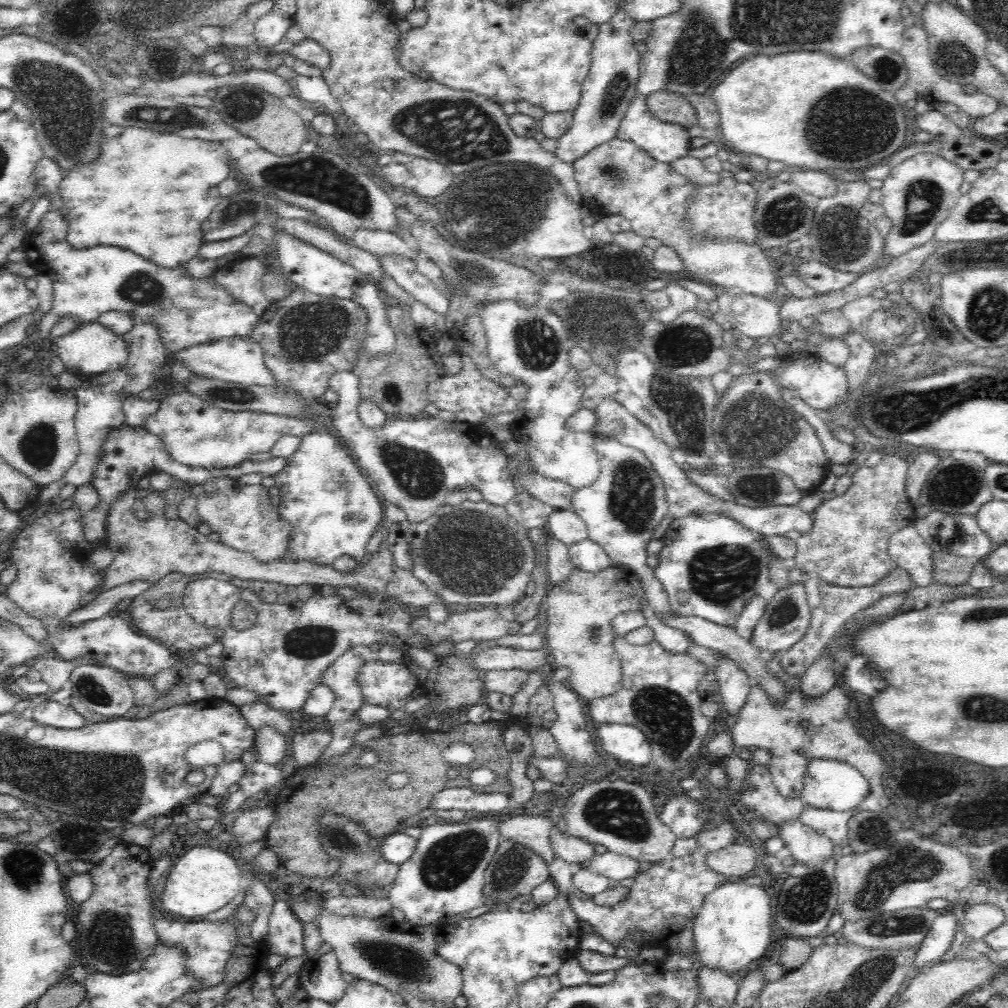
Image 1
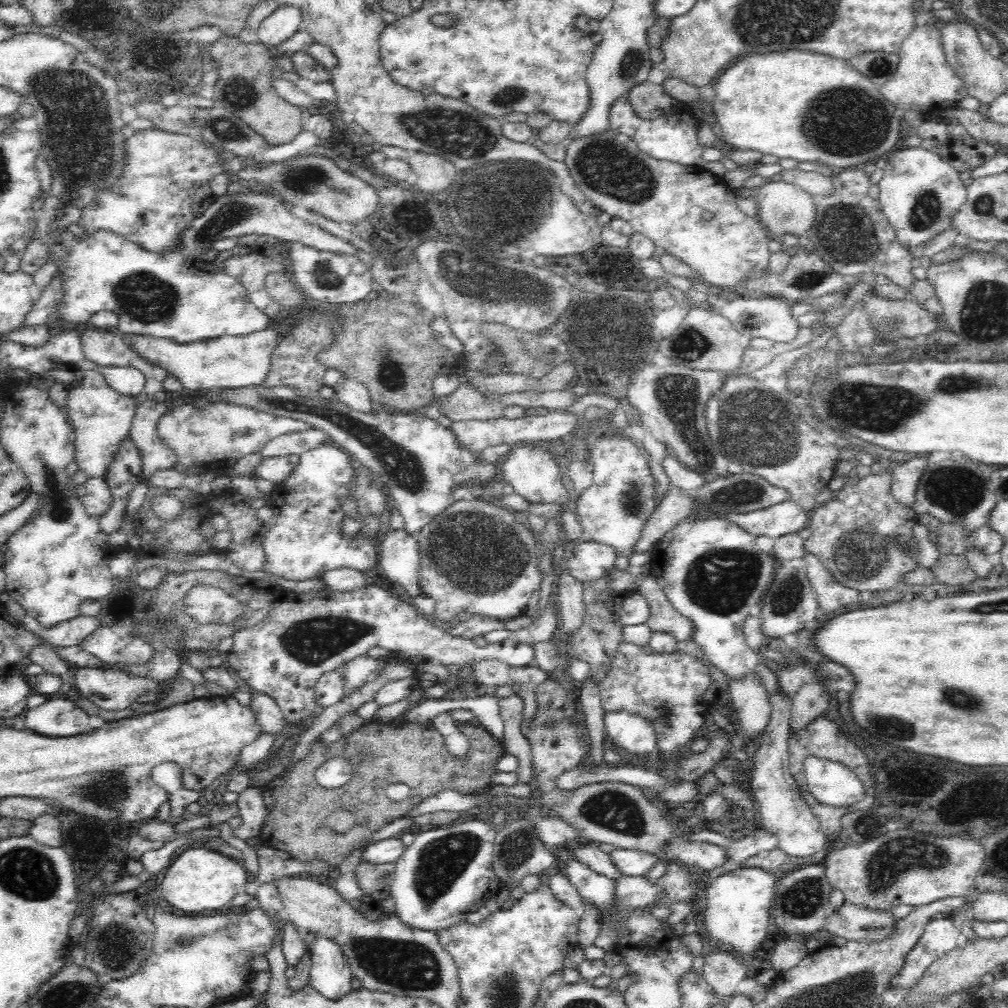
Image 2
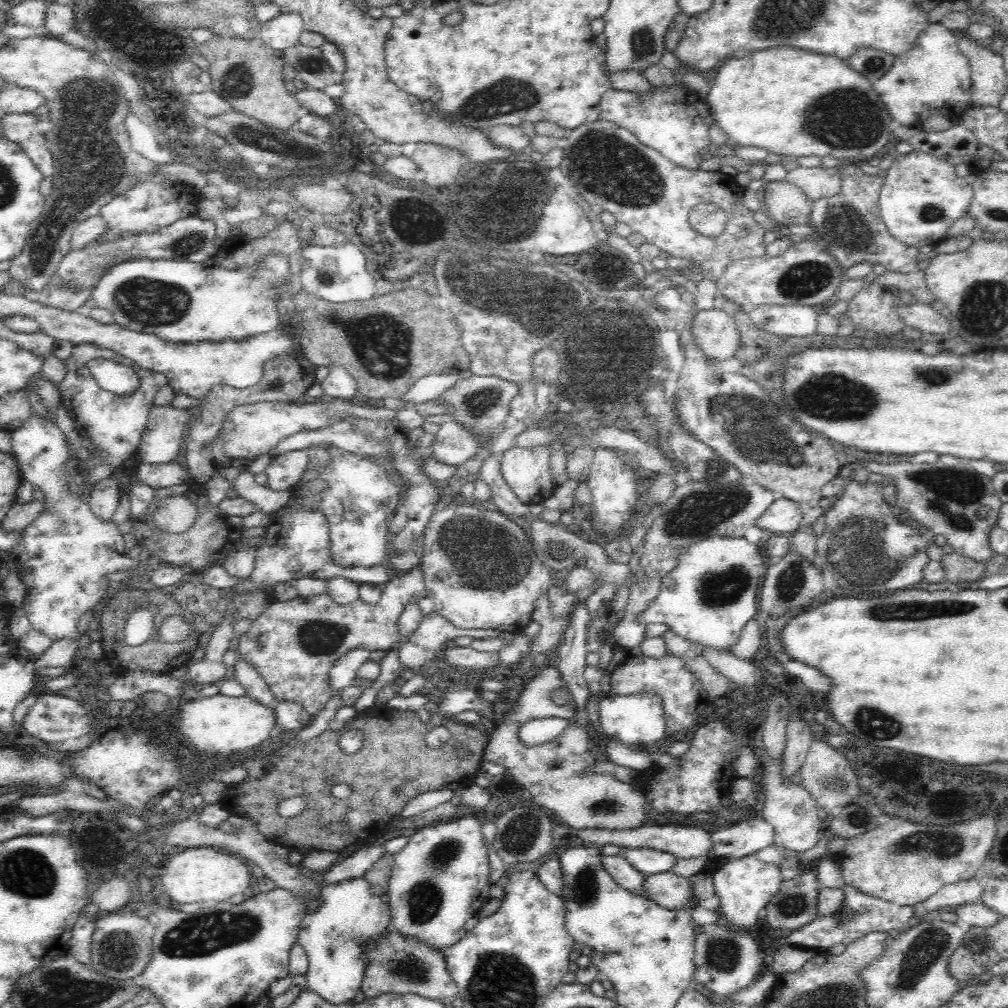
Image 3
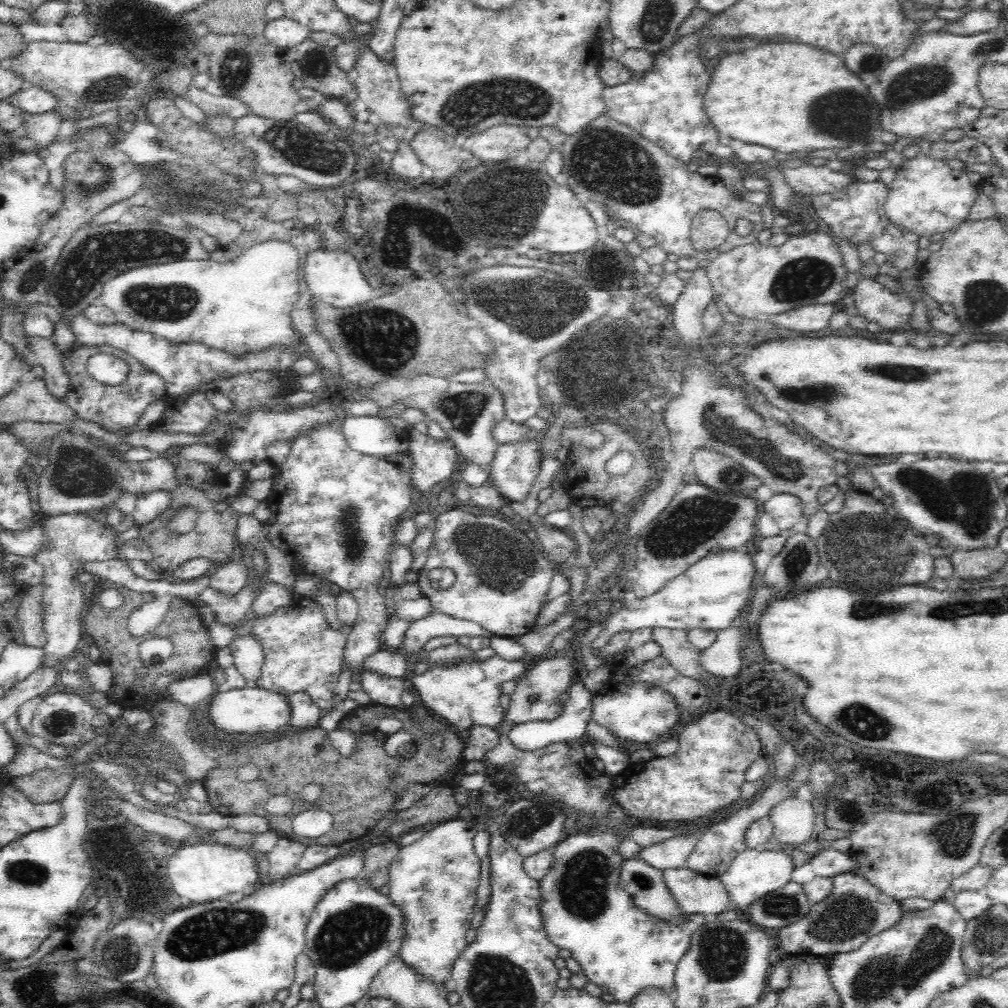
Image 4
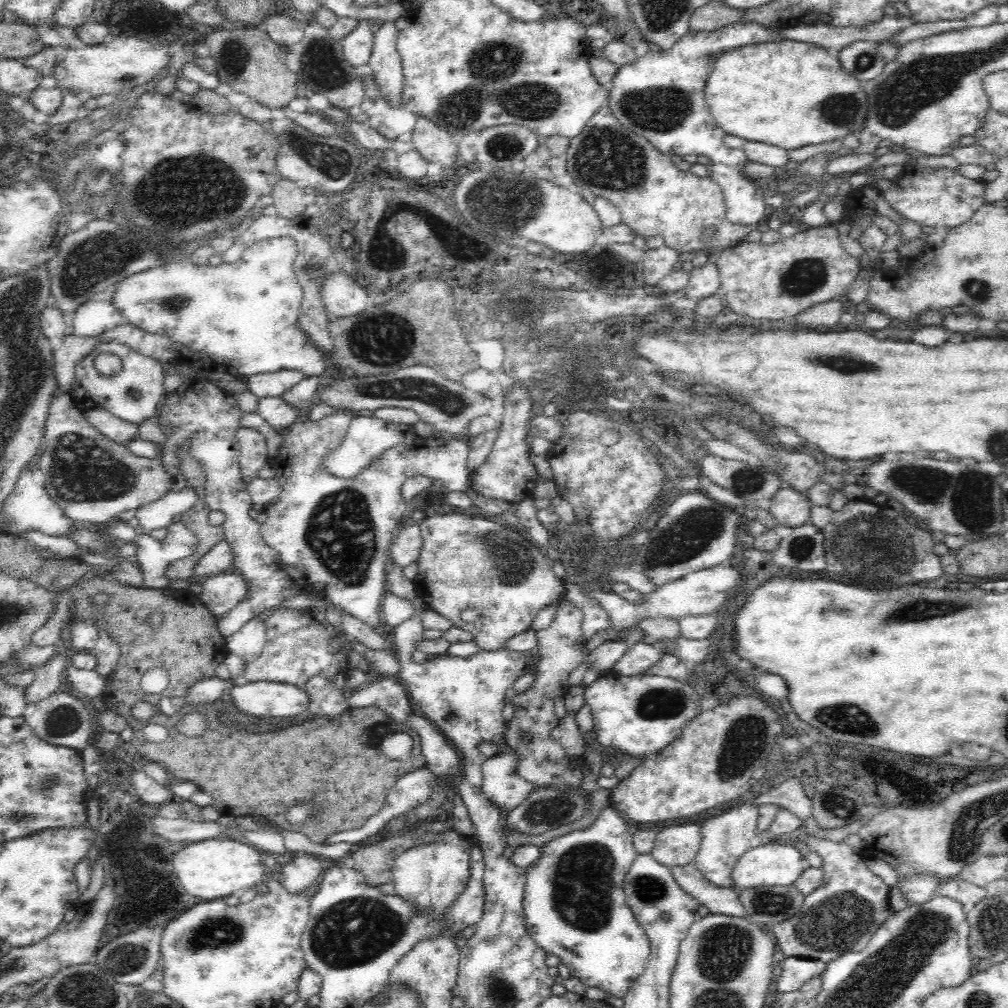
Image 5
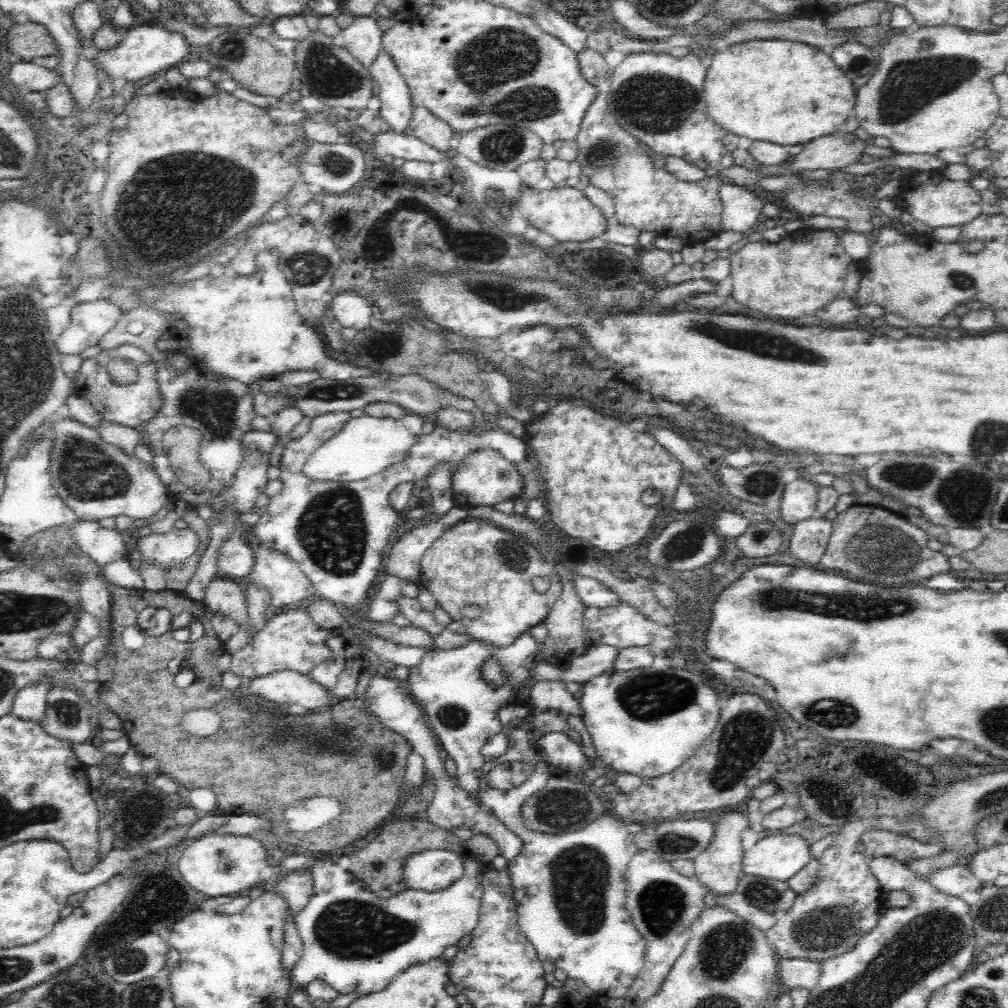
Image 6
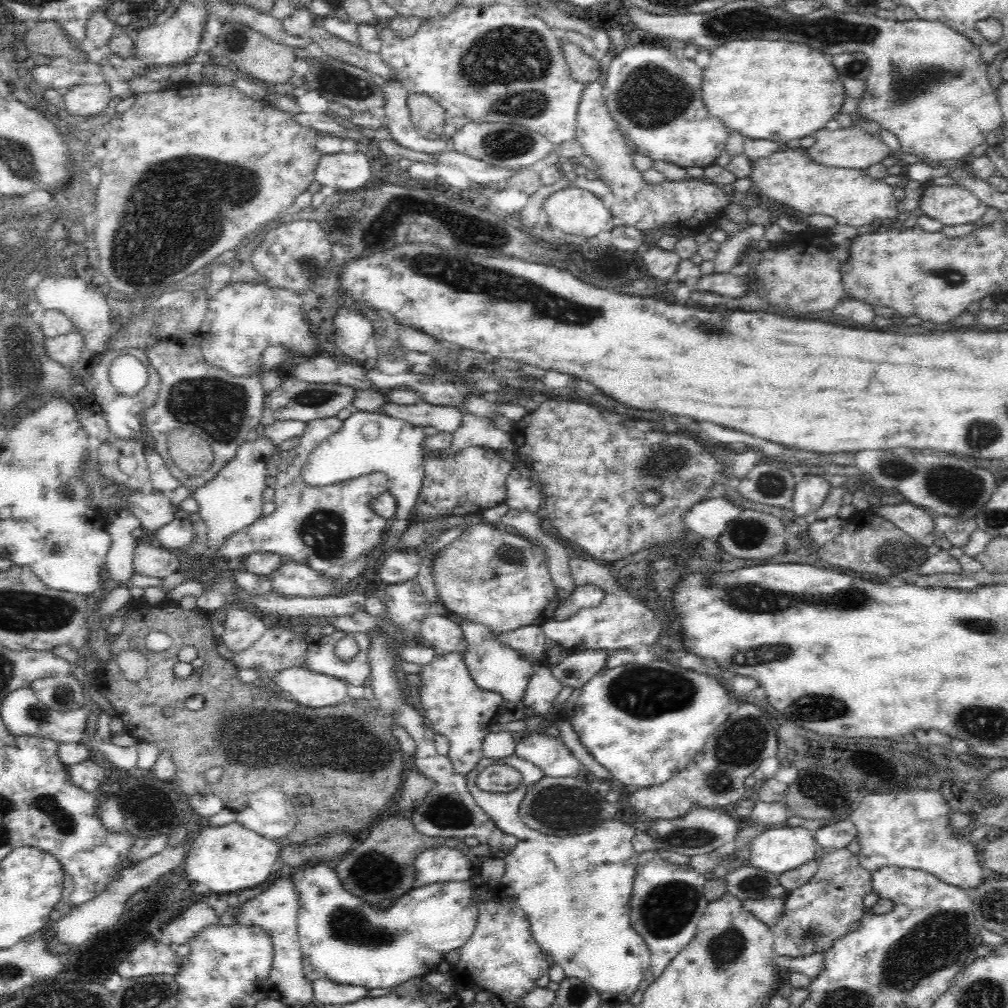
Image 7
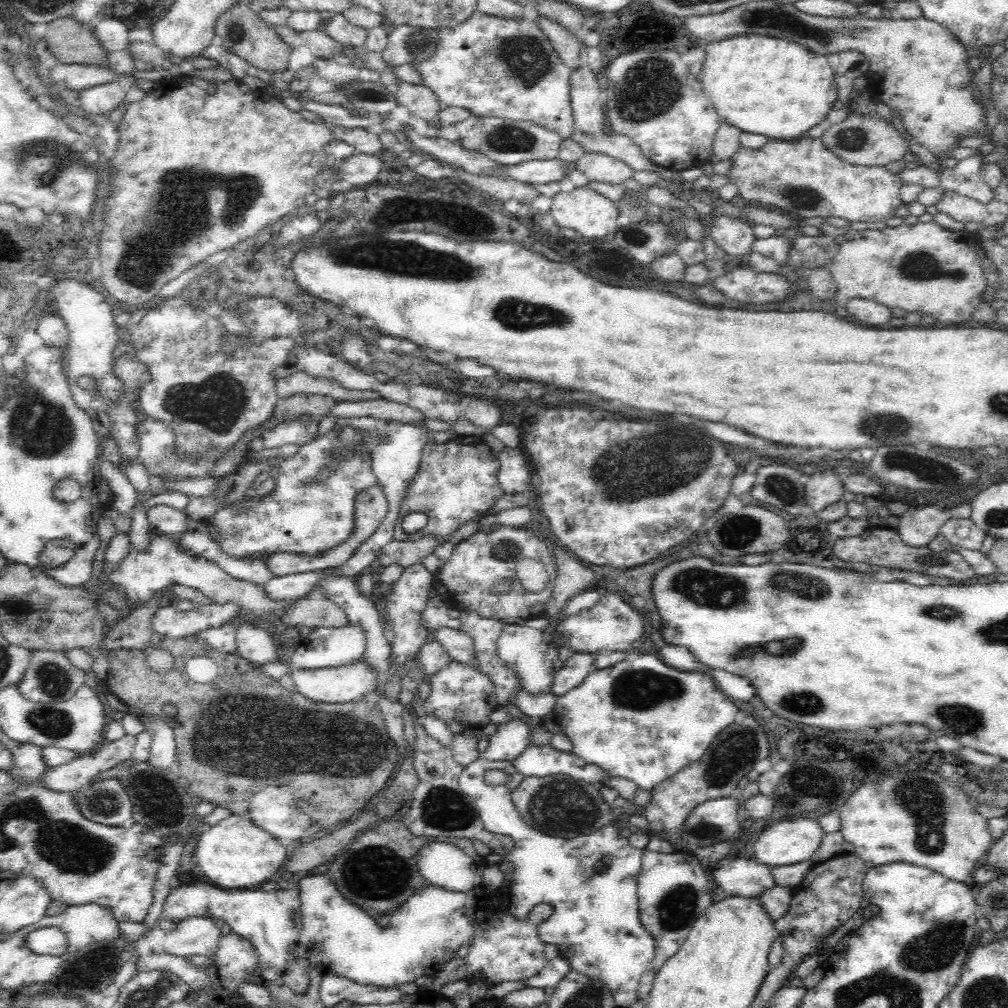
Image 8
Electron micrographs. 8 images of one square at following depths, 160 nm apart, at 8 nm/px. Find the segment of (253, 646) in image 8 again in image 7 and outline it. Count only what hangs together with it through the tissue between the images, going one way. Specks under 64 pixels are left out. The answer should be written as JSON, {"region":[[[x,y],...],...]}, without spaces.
{"region":[[[230,604],[223,624],[222,640],[228,649],[238,653],[246,650],[264,634],[264,622],[261,617],[242,605]]]}

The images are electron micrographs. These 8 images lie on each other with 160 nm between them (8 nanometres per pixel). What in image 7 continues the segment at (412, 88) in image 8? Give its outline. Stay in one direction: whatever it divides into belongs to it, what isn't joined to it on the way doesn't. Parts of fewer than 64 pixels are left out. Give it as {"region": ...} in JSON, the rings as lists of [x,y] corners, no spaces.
{"region":[[[410,93],[407,103],[411,121],[419,132],[426,135],[426,133],[438,130],[440,127],[443,127],[444,130],[448,118],[445,116],[444,110],[430,97],[424,94]]]}

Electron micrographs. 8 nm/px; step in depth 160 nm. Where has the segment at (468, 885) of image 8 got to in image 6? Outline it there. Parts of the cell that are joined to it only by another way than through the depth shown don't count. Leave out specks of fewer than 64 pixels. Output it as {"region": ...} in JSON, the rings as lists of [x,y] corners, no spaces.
{"region":[[[424,850],[412,854],[402,866],[402,886],[405,890],[429,893],[449,889],[462,875],[464,859],[448,850]]]}

